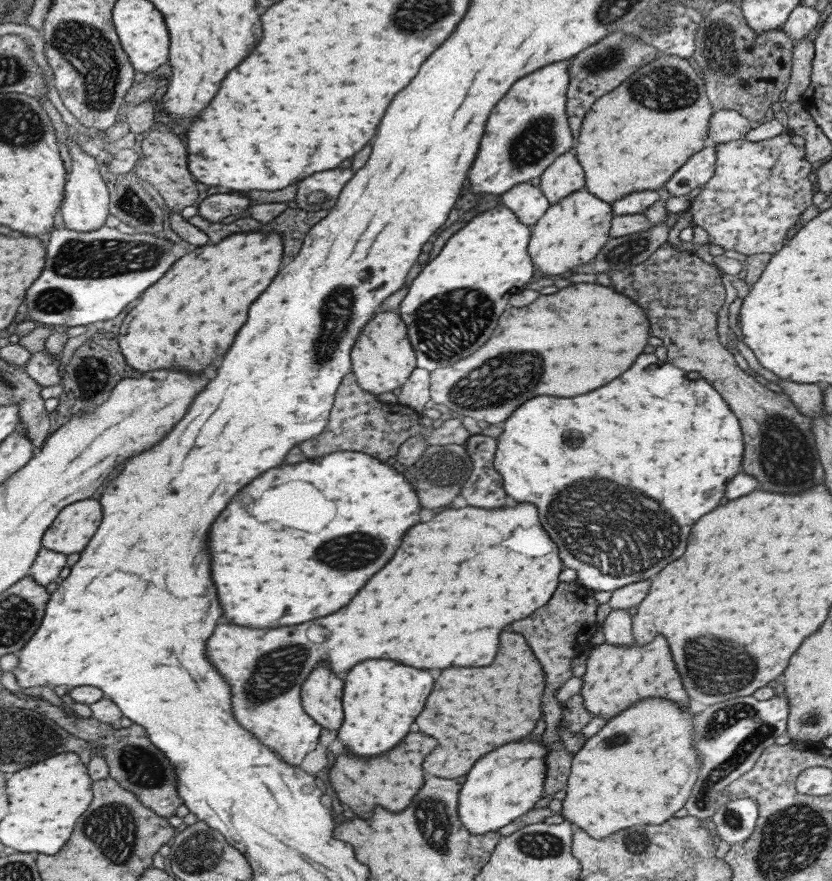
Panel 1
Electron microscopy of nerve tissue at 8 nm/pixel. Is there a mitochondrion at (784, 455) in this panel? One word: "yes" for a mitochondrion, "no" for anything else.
yes

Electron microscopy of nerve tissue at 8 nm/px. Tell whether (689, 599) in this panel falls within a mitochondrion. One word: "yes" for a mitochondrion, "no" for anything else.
no

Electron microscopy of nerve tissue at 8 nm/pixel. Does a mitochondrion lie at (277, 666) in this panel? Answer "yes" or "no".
yes

